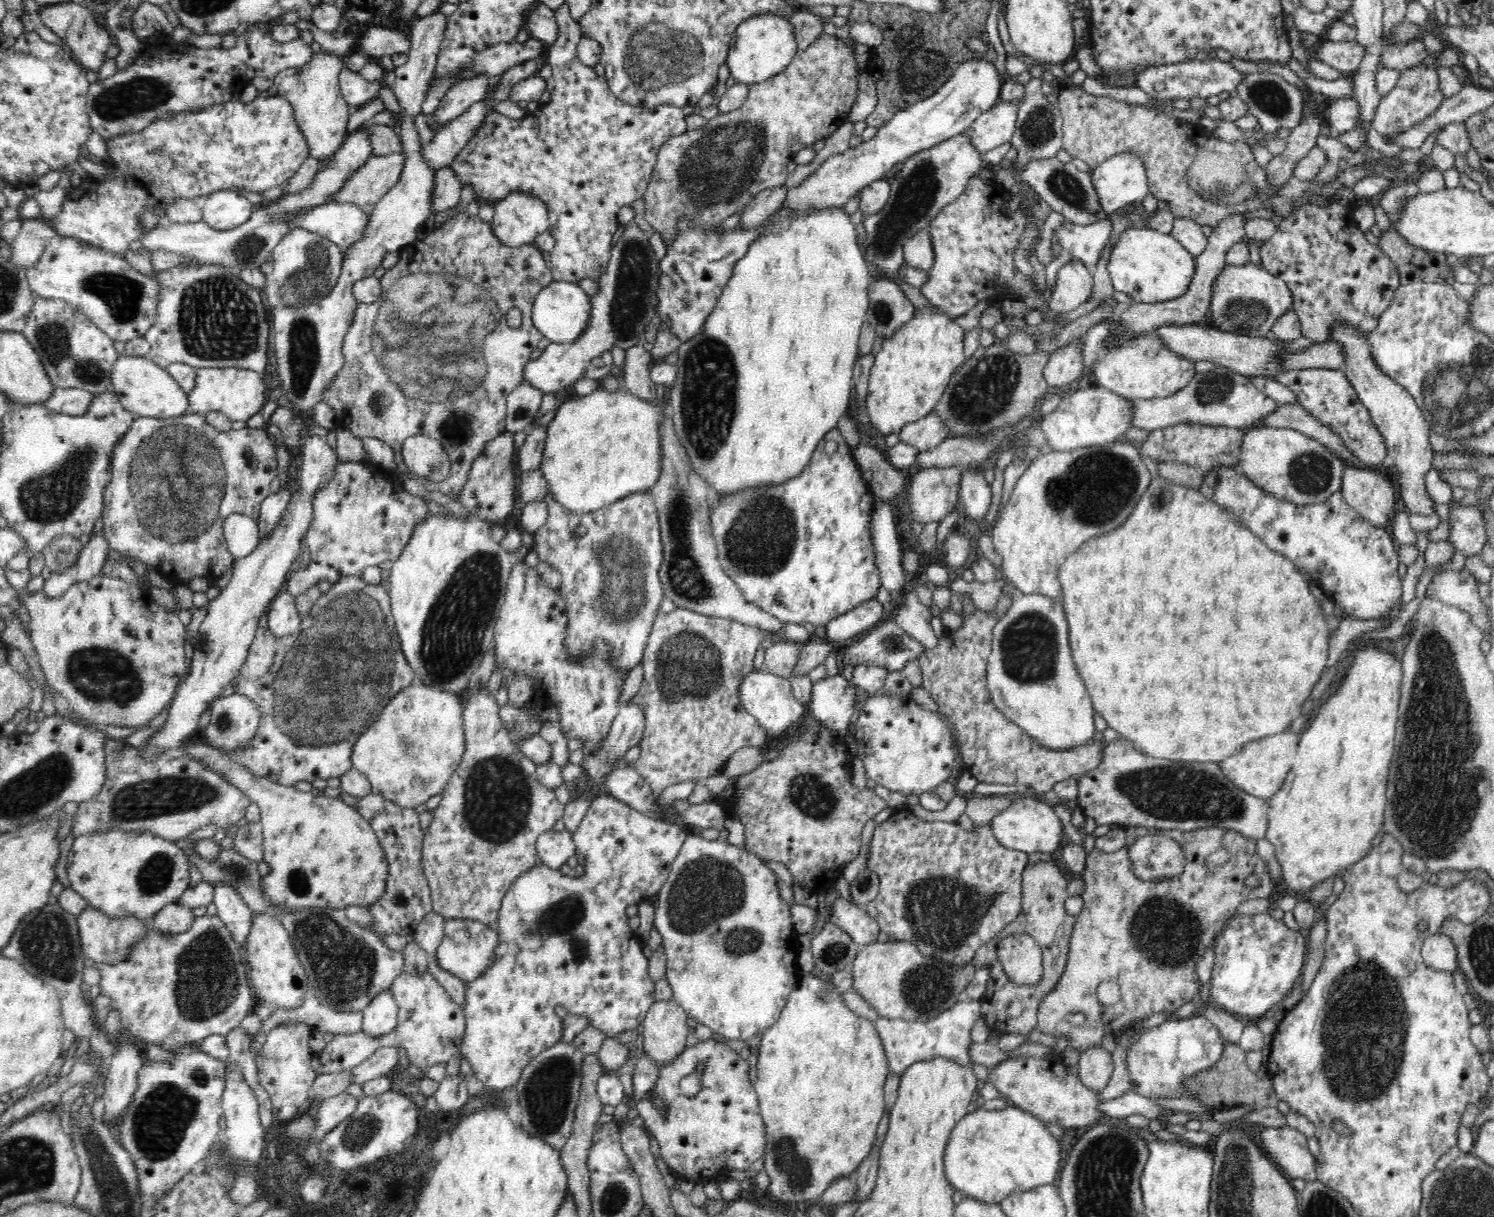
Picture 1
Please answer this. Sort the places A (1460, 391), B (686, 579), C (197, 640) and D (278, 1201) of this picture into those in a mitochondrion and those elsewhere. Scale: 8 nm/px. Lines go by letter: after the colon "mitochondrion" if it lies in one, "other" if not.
A: mitochondrion
B: mitochondrion
C: other
D: other

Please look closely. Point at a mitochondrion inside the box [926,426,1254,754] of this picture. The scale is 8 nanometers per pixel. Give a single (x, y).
(1070, 493)

